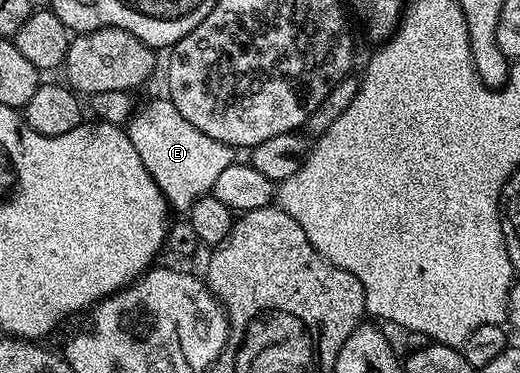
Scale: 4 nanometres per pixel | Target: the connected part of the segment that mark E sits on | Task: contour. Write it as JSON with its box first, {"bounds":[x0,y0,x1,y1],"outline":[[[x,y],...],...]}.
{"bounds":[126,98,238,212],"outline":[[[167,98],[152,100],[137,112],[135,109],[126,129],[143,166],[150,172],[165,201],[180,212],[187,211],[193,201],[207,195],[217,182],[219,173],[232,166],[238,156],[233,147],[194,128]]]}

